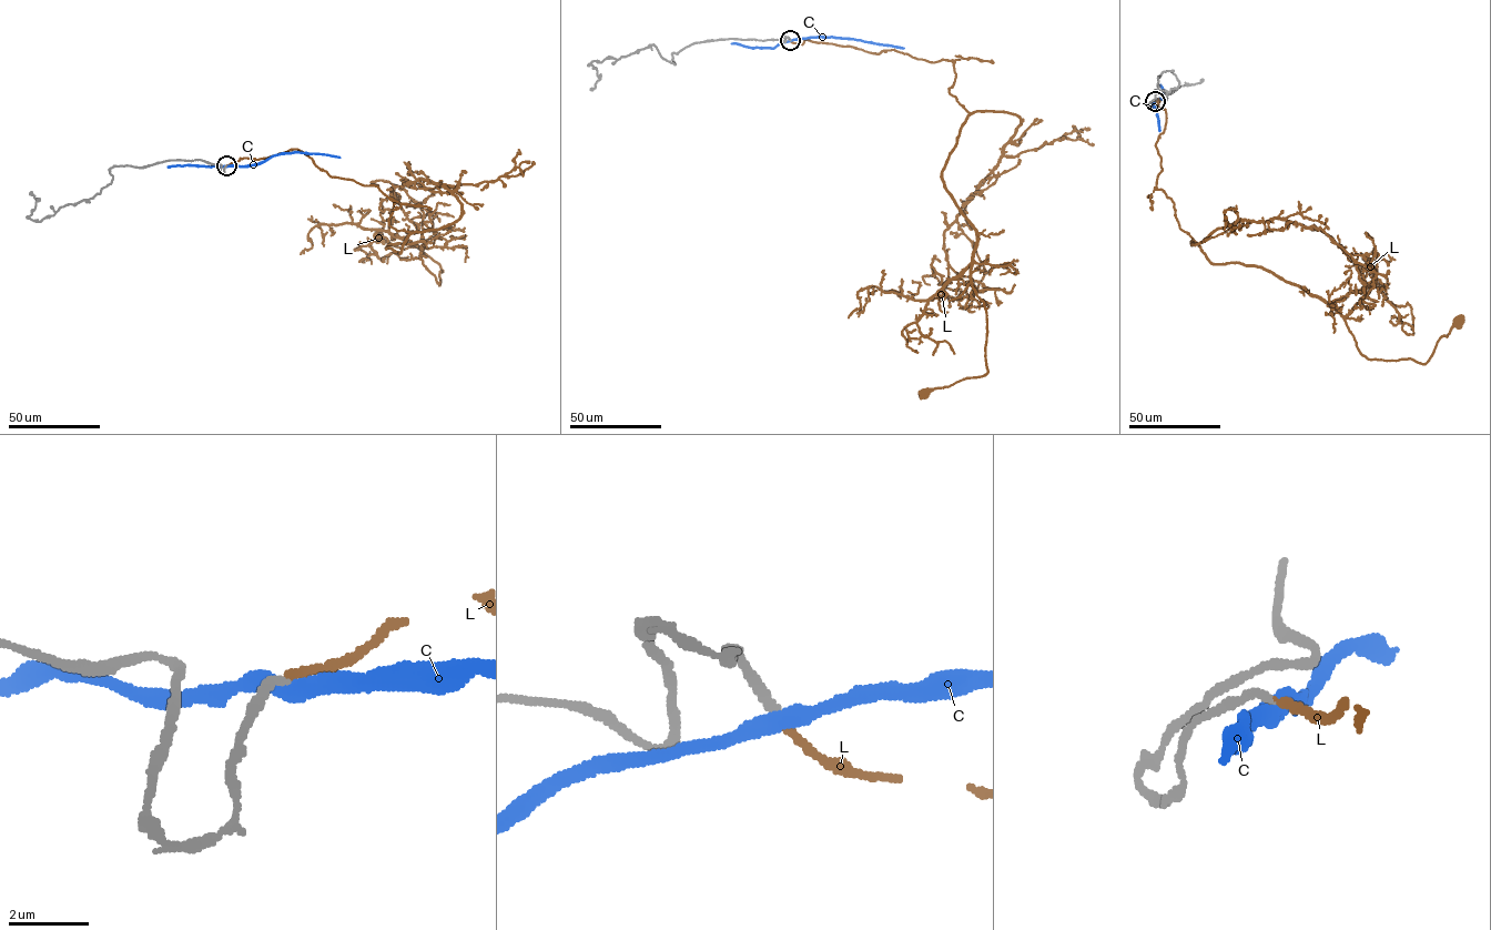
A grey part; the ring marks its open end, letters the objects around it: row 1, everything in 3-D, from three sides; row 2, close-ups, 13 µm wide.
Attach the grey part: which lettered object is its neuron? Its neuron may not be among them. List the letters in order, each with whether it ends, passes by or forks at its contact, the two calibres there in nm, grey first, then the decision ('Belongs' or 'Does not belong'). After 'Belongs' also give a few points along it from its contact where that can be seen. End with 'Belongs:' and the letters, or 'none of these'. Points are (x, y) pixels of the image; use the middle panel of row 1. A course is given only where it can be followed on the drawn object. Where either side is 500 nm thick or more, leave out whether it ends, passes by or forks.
C: It passes by. Thickness 240 nm (grey) against 440 nm. Does not belong
L: It ends there. Thickness 220 nm (grey) against 200 nm. Belongs. Its course: (790, 40), (953, 63), (949, 92), (969, 112), (942, 180), (975, 231), (987, 373), (923, 393)
Belongs: L

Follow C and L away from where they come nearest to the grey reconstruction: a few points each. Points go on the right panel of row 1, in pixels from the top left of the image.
C: (1155, 101), (1150, 109), (1155, 107), (1159, 131)
L: (1155, 101), (1166, 115), (1156, 186), (1211, 263), (1261, 266), (1318, 295), (1369, 359), (1426, 363), (1459, 320)

